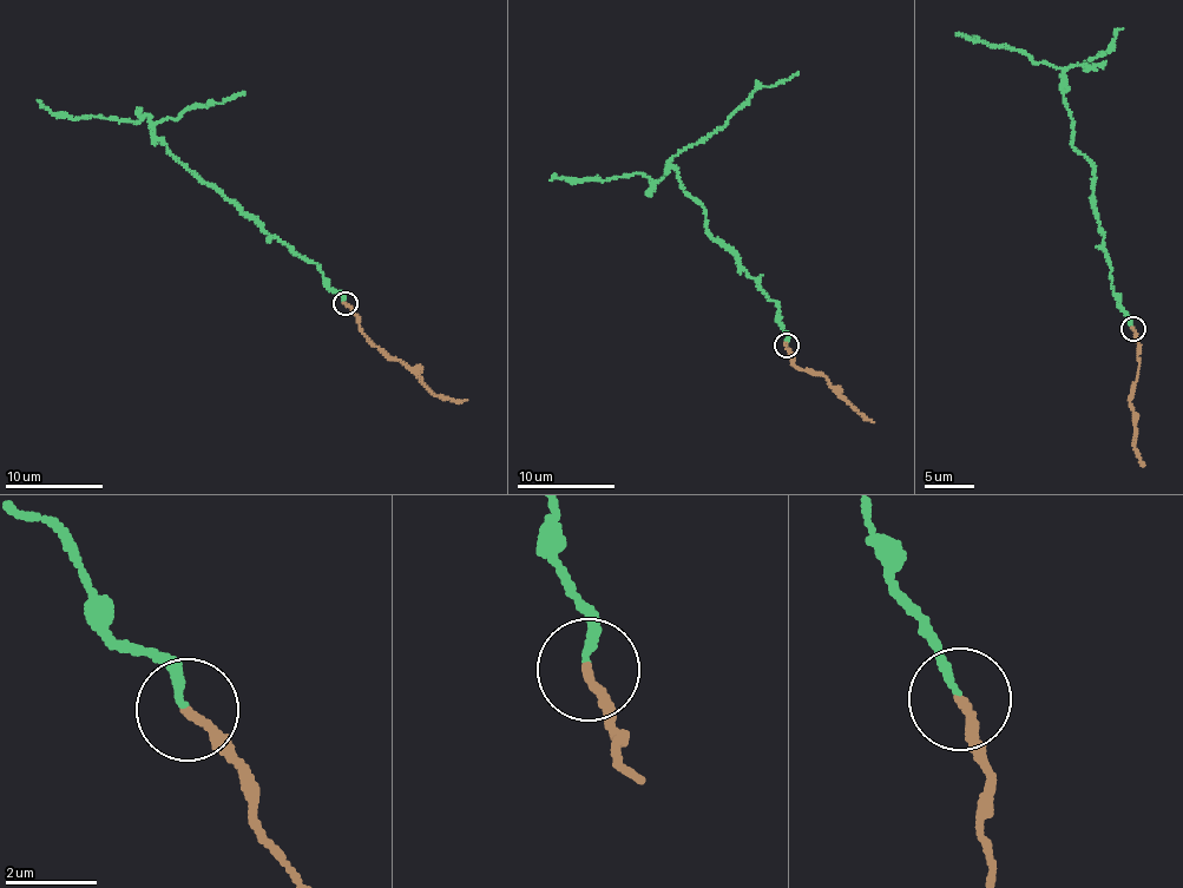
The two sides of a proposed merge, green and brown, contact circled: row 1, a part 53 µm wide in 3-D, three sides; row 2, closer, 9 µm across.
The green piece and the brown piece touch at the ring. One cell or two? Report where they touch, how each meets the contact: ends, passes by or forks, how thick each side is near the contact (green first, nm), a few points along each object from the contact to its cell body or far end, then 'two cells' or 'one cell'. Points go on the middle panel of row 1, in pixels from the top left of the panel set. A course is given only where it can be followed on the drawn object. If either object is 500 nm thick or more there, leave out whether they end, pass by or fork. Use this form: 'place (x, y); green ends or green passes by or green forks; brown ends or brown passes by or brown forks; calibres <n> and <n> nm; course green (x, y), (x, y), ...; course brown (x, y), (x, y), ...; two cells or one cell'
place (786, 344); green ends; brown ends; calibres 160 and 200 nm; course green (787, 344), (776, 302), (711, 237), (669, 160), (722, 127), (757, 87), (797, 72); course brown (787, 344), (794, 364), (827, 377), (860, 414), (874, 422); two cells

